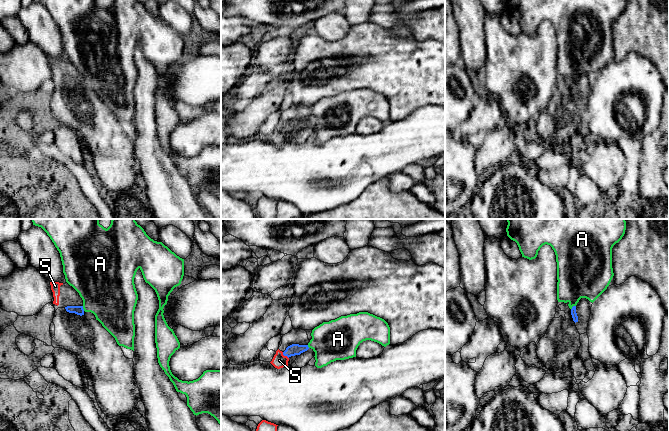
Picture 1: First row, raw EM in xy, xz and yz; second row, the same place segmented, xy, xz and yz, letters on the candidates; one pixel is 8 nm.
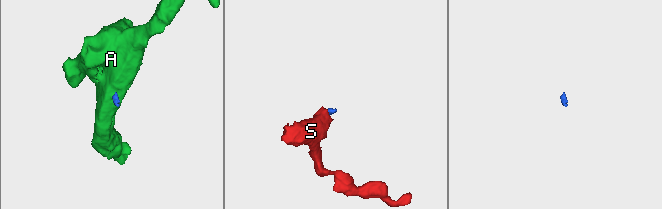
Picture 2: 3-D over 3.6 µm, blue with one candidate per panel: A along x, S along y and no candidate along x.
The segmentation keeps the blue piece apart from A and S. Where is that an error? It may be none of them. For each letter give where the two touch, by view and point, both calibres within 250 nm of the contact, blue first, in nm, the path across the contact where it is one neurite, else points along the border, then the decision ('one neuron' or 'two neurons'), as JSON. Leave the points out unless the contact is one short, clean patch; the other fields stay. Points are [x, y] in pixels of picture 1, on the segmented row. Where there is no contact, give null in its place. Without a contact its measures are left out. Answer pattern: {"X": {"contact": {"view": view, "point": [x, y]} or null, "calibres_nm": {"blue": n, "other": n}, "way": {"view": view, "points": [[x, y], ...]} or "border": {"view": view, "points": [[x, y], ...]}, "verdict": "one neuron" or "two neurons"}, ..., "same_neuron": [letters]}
{"A": {"contact": {"view": "yz", "point": [572, 307]}, "calibres_nm": {"blue": 50, "other": 340}, "border": {"view": "yz", "points": [[575, 305], [571, 309]]}, "verdict": "two neurons"}, "S": {"contact": {"view": "xz", "point": [285, 355]}, "calibres_nm": {"blue": 100, "other": 110}, "verdict": "one neuron"}, "same_neuron": ["S"]}

